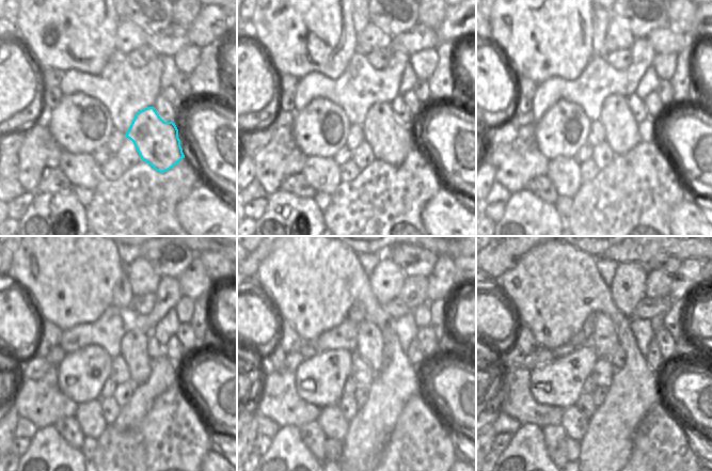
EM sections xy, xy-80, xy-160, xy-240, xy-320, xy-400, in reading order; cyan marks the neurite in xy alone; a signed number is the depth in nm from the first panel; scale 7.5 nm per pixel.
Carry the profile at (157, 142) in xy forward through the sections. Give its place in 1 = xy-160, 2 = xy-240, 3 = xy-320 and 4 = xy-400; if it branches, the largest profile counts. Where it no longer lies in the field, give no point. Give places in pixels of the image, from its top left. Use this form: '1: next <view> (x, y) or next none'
1: next xy-160 (622, 132)
2: next xy-240 (133, 351)
3: next xy-320 (369, 346)
4: next xy-400 (604, 340)

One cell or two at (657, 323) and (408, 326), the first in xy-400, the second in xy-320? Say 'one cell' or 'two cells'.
two cells

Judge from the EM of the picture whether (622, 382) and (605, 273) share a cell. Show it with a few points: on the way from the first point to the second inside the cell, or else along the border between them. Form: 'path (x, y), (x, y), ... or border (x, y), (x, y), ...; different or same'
border (596, 262), (598, 273), (608, 286); different

